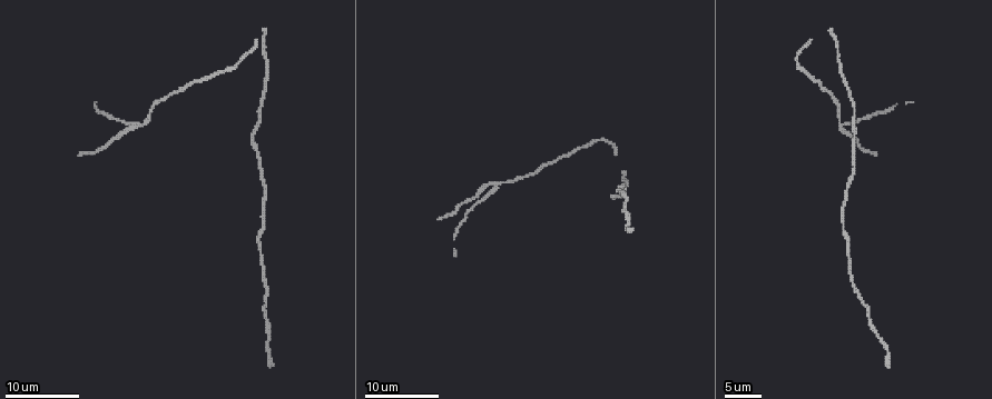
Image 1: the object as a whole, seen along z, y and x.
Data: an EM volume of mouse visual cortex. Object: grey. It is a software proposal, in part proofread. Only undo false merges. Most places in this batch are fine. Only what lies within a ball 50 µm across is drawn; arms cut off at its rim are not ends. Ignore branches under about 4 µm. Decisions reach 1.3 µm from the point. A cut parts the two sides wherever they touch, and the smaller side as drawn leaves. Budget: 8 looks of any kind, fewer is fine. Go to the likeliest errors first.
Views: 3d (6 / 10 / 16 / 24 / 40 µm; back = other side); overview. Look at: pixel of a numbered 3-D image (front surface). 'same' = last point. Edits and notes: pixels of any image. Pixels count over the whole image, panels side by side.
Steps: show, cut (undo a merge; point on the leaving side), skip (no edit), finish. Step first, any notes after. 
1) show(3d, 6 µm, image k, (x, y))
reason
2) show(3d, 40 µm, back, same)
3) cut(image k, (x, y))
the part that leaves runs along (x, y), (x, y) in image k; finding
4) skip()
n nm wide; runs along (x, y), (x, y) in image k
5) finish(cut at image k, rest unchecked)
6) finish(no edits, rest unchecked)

show(3d, 16 µm, image 1, (137, 123))

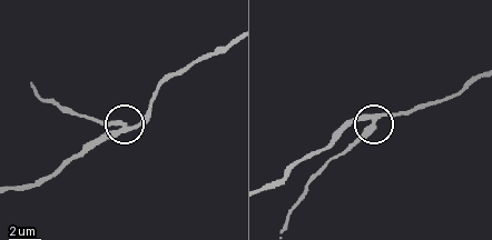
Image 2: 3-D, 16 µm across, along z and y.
show(3d, 10 µm, image 2, (123, 126))

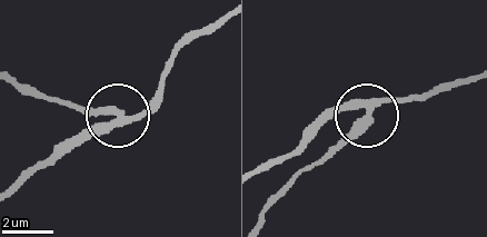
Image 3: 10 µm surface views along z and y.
cut(image 3, (101, 110))
the part that leaves runs along (119, 115), (87, 115), (23, 94), (11, 84) in image 3; two cells meet here

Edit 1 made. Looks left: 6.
show(overview)

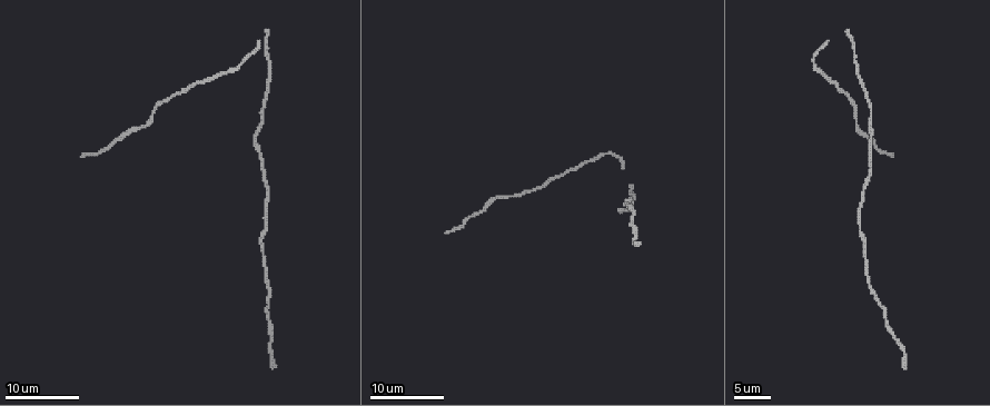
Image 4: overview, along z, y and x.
show(3d, 16 µm, image 4, (531, 191))
sudden change in width

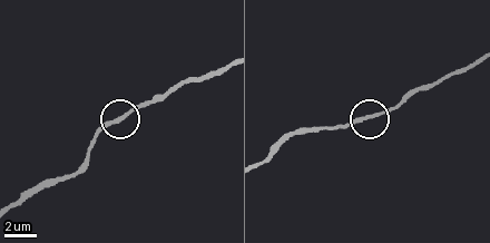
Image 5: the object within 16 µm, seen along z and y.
show(3d, 6 µm, image 5, (122, 115))

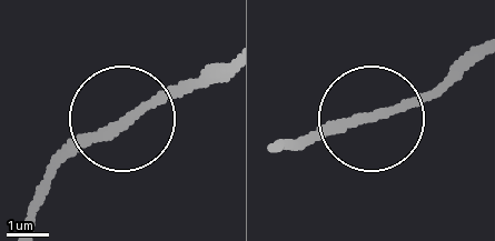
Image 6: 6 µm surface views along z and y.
skip()
all the same cell

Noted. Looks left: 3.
show(3d, 16 µm, image 4, (267, 227))
narrows sharply

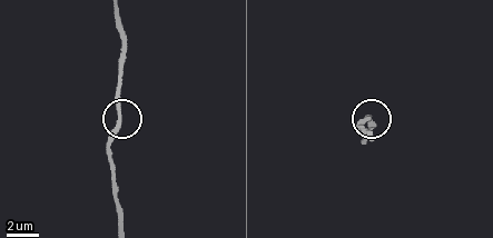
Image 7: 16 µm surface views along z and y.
show(3d, 10 µm, image 7, (121, 117))

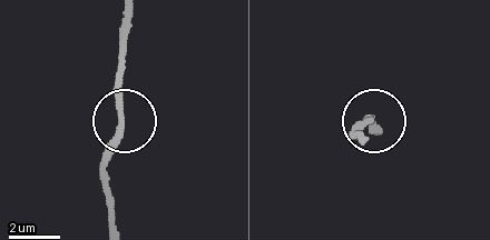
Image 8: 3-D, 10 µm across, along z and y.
skip()
230 nm wide; runs along (124, 14), (117, 66), (124, 129), (105, 178) in image 8; continuous, no second cell

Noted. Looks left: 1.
finish(cut at image 3, rest unchecked)

